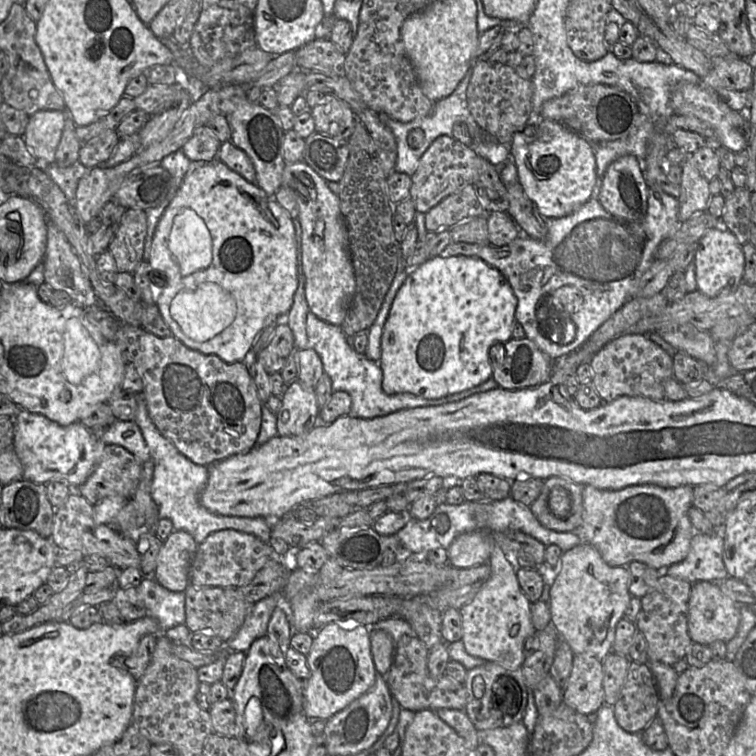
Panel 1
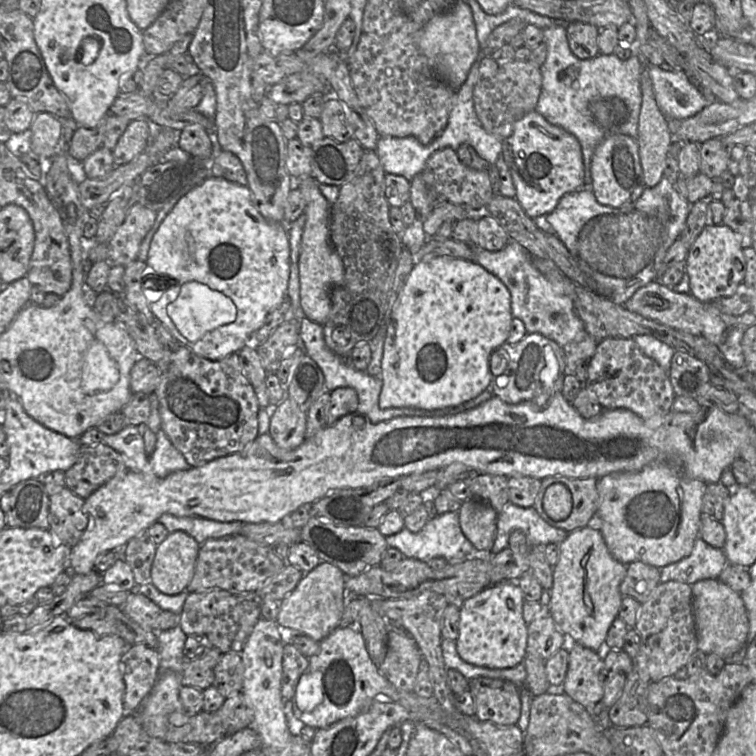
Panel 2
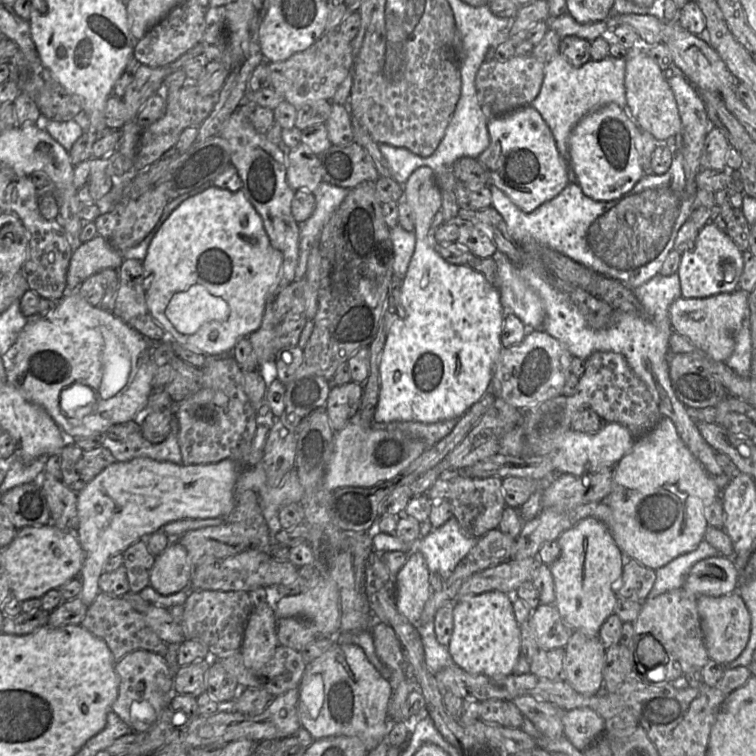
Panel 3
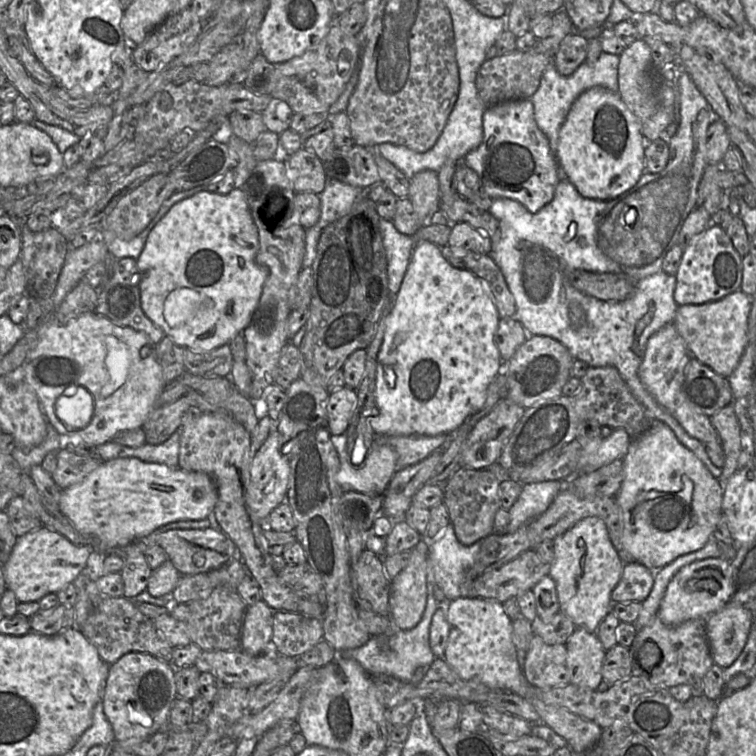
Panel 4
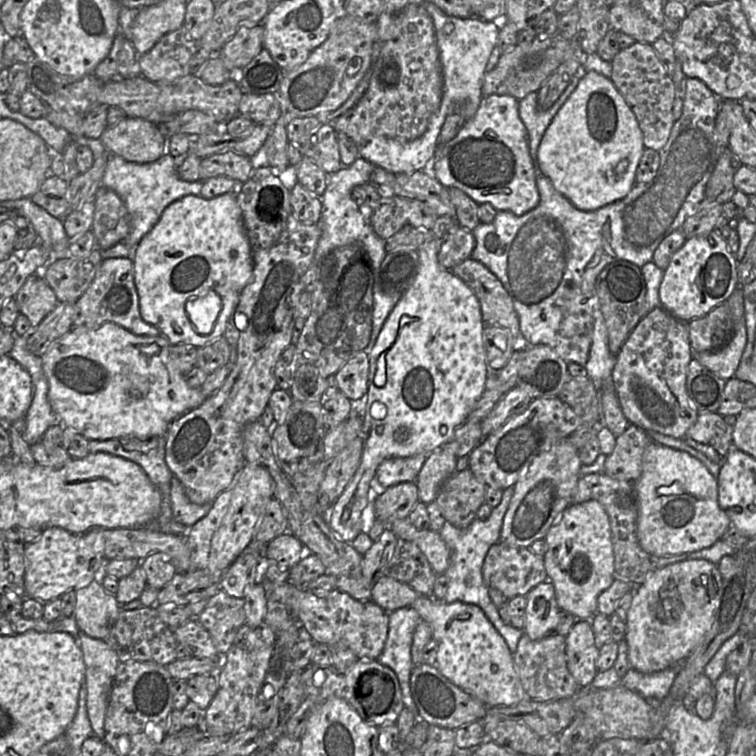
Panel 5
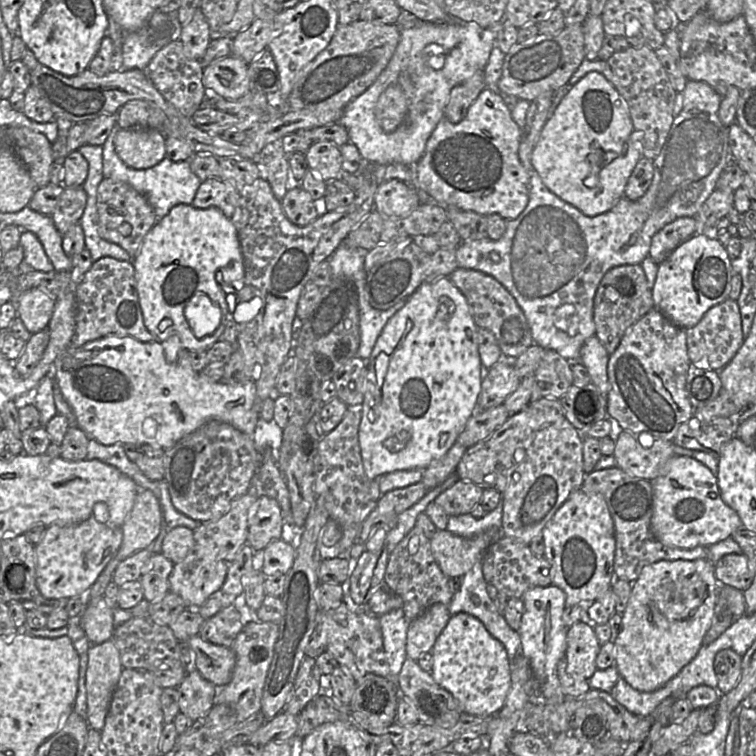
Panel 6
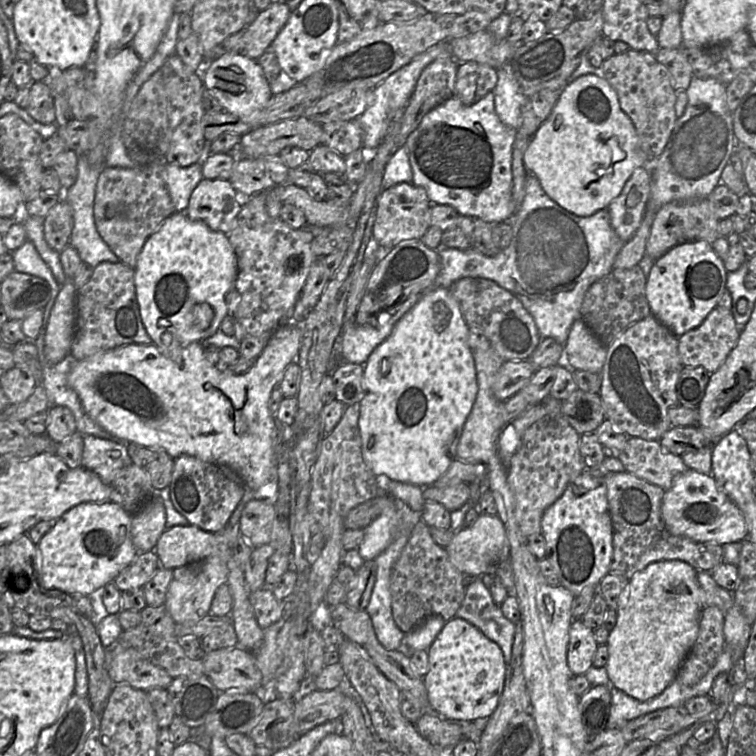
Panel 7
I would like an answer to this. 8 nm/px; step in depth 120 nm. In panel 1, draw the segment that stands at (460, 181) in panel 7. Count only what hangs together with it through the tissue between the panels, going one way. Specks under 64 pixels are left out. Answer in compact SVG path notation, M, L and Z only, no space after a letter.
M548 119L538 122L533 142L524 139L521 132L513 136L510 156L517 167L519 182L544 218L570 215L591 199L597 178L593 143Z

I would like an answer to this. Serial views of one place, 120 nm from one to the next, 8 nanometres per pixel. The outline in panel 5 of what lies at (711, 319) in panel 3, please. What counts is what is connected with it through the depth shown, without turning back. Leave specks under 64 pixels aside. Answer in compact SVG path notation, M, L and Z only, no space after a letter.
M737 287L726 302L734 325L731 340L719 350L694 353L694 359L724 380L735 377L747 343L744 296L741 287Z

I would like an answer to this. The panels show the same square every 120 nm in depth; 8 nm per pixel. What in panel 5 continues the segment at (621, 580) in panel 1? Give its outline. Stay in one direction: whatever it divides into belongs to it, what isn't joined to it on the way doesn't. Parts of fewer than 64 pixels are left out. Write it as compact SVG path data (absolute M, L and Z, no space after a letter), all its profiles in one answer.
M596 500L572 503L549 529L545 539L547 551L543 556L544 564L548 580L554 585L559 609L570 612L576 619L591 620L597 613L599 594L608 589L616 578L610 520L604 506Z

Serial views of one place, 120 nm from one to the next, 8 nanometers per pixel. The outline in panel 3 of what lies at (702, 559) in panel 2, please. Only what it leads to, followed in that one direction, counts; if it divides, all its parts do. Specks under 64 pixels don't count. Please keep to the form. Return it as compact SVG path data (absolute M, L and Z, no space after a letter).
M702 540L695 550L682 554L655 570L655 582L647 598L654 598L671 589L683 587L695 563L717 555L720 555L718 551L706 540Z

